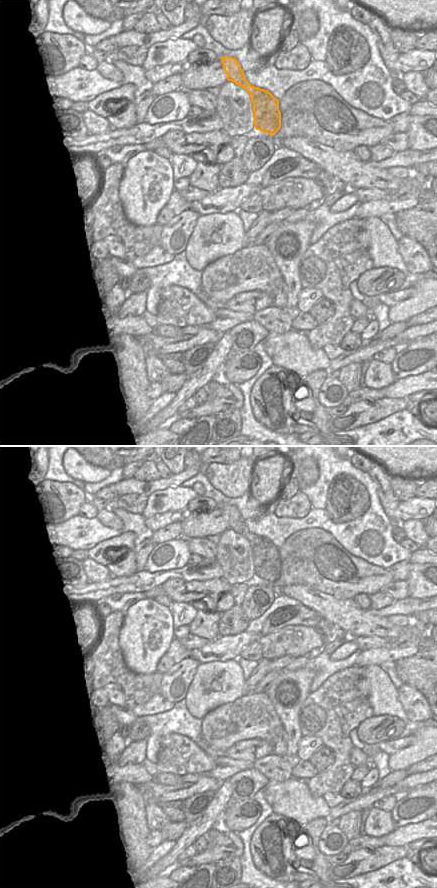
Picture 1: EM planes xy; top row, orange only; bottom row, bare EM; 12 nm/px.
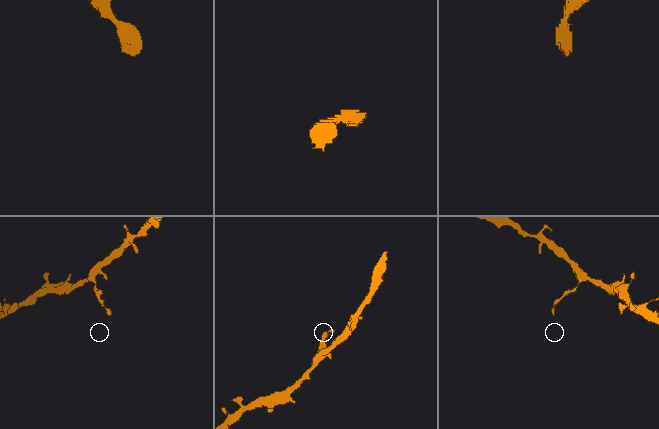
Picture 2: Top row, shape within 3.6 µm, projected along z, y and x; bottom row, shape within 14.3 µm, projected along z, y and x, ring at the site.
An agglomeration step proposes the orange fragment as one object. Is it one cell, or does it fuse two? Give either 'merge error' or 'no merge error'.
no merge error

